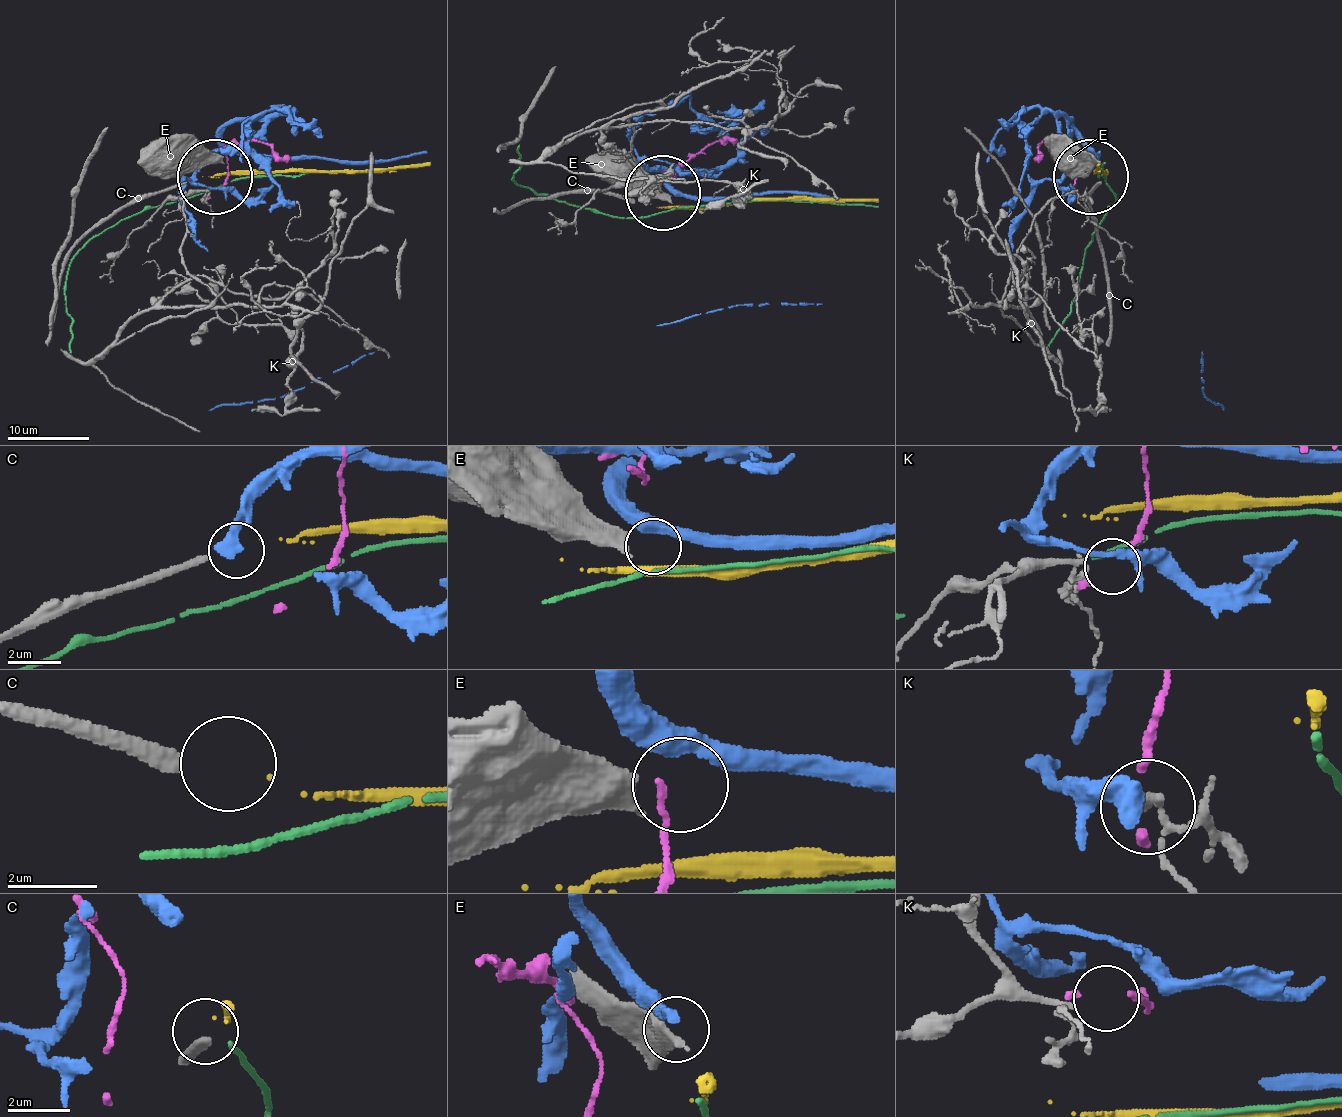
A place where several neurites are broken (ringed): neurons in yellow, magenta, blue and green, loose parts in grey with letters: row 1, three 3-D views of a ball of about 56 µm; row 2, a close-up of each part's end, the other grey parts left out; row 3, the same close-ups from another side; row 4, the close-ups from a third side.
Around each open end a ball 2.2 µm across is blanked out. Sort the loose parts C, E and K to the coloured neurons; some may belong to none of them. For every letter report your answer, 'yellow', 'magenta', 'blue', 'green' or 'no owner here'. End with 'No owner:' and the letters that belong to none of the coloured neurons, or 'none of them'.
C: yellow
E: no owner here
K: no owner here
No owner: E, K

